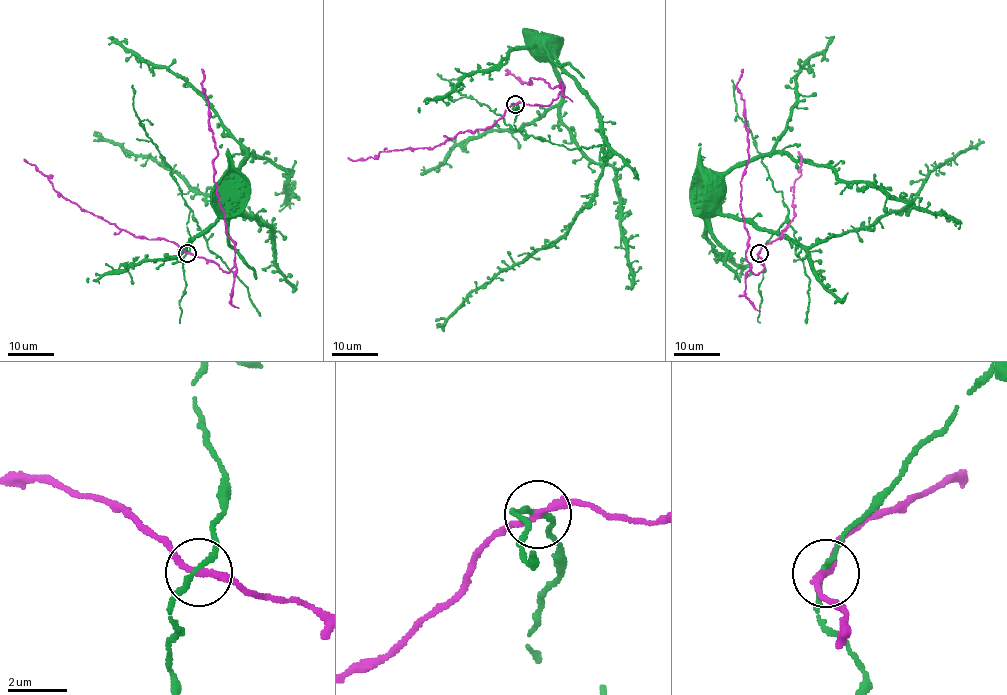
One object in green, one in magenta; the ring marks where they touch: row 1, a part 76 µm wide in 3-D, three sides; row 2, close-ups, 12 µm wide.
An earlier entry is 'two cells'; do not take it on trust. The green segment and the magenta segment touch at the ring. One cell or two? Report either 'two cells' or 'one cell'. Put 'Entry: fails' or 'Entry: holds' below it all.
one cell
Entry: fails

